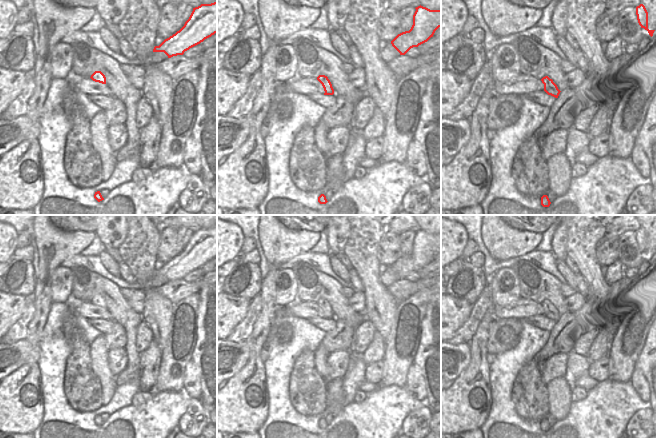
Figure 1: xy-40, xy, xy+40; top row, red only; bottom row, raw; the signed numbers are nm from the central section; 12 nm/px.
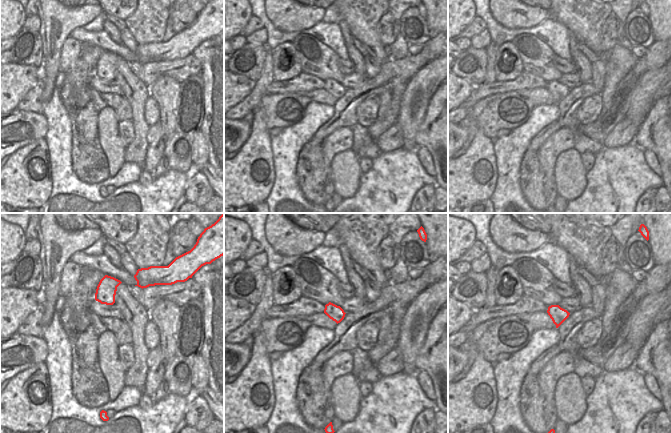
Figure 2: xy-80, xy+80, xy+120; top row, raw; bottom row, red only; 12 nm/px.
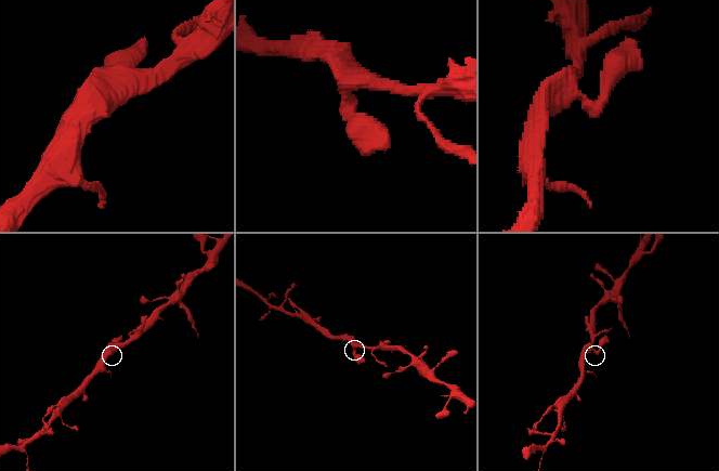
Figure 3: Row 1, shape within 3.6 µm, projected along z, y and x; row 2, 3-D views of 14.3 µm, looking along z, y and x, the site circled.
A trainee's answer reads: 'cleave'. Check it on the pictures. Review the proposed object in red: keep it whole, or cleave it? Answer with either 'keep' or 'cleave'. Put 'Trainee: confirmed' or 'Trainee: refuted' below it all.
keep
Trainee: refuted

